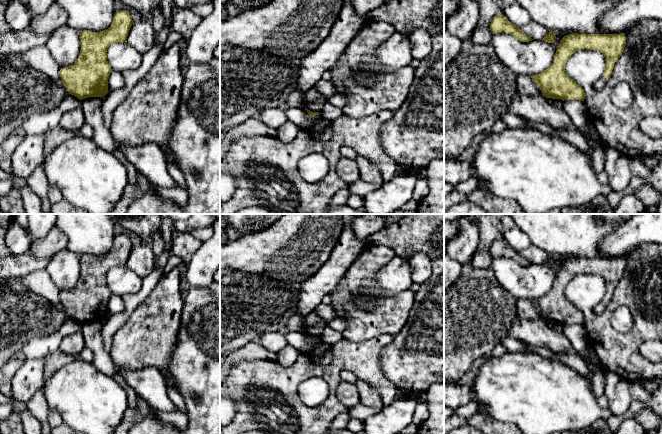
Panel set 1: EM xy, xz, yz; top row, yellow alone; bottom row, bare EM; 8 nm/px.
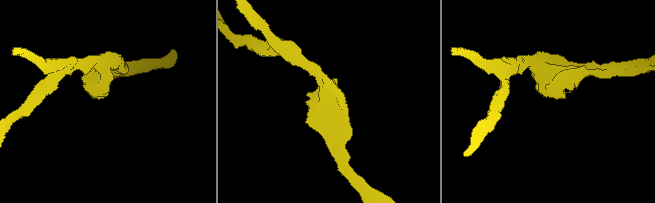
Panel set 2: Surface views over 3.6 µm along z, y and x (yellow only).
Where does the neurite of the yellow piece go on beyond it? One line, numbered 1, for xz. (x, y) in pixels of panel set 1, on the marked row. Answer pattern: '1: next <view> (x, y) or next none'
1: next none

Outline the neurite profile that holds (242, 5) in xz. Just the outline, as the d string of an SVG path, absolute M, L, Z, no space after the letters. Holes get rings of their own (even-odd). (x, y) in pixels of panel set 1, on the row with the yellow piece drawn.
M227 0L228 4L235 5L240 12L250 8L259 7L265 5L272 0Z

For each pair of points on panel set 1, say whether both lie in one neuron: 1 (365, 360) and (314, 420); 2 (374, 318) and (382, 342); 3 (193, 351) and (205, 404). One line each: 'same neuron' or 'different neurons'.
1: same neuron
2: different neurons
3: same neuron

